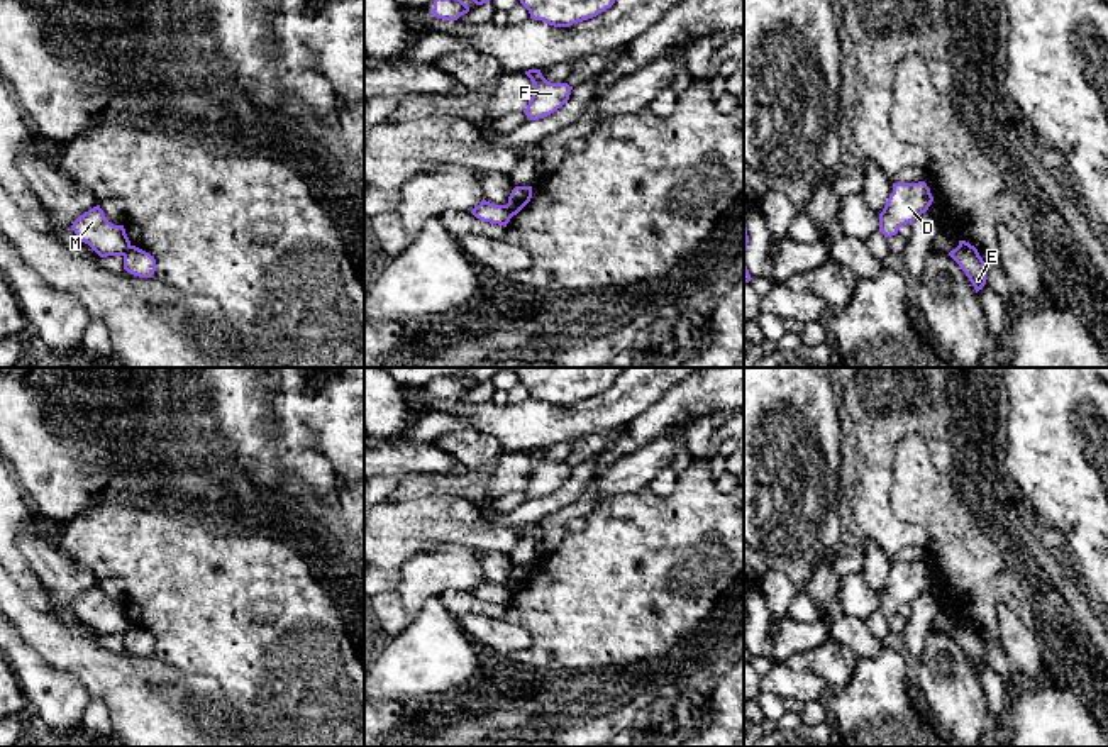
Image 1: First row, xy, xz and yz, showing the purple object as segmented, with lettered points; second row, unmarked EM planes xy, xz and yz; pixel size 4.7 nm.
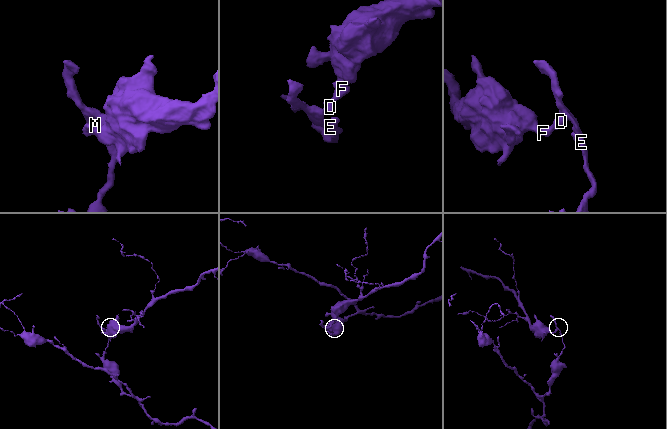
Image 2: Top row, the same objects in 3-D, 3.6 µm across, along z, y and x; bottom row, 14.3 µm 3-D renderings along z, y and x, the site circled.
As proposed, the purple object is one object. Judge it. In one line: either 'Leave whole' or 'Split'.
Split

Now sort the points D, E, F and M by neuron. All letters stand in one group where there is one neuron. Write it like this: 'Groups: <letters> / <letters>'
Groups: D F M / E

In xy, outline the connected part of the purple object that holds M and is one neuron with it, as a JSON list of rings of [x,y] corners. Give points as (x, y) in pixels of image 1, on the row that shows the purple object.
[[[100,205],[80,215],[73,222],[71,230],[100,257],[125,256],[130,249],[124,225],[110,224]]]

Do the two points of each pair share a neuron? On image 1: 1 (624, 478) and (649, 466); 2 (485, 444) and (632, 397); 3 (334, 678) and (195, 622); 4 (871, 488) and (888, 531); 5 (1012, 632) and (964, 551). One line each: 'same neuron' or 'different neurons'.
1: same neuron
2: different neurons
3: same neuron
4: same neuron
5: different neurons

